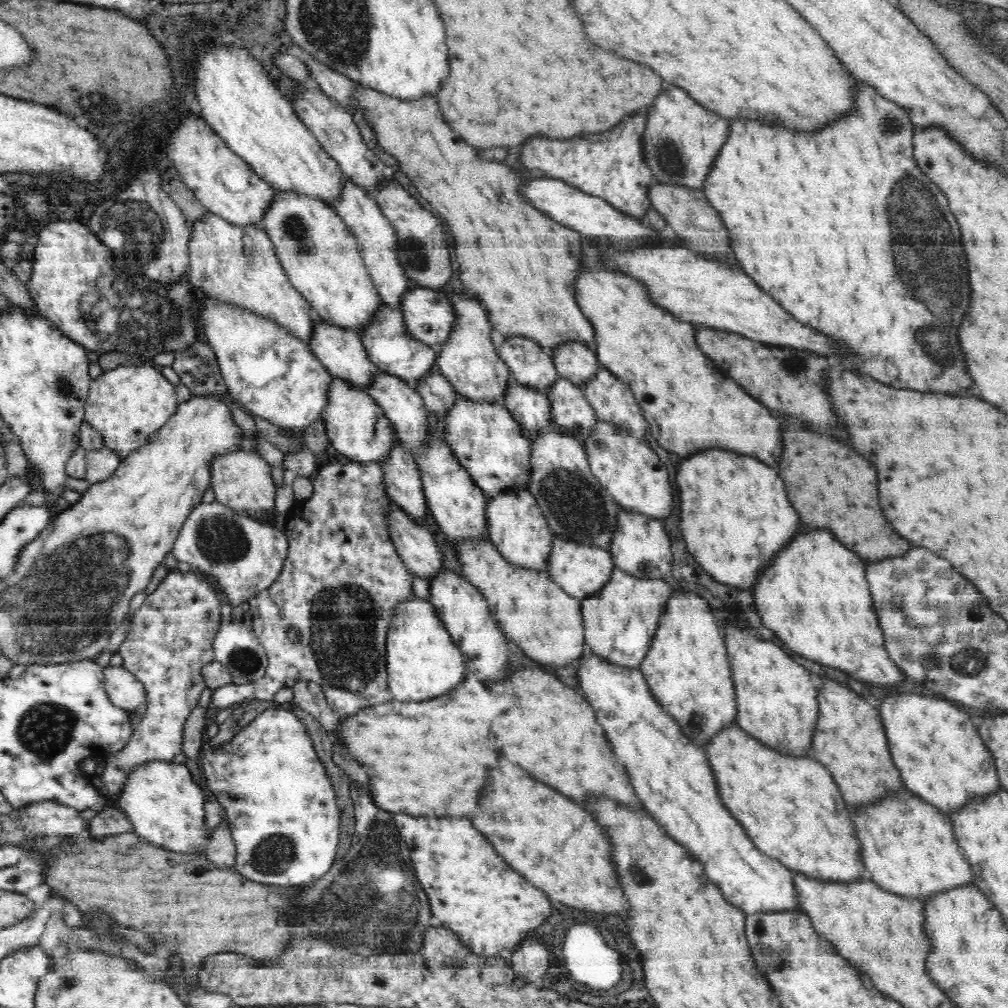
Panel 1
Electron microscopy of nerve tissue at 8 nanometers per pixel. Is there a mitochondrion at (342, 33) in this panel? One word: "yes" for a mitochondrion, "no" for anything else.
yes

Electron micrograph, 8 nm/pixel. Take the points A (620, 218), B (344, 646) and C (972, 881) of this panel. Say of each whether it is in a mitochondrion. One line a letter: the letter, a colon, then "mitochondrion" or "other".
A: other
B: mitochondrion
C: other

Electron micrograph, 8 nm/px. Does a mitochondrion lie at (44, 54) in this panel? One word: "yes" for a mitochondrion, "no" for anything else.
no

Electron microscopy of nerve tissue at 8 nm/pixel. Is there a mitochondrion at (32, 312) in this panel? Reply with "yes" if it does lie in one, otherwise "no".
no

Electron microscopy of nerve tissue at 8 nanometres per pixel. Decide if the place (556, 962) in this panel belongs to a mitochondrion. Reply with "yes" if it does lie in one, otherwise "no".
no

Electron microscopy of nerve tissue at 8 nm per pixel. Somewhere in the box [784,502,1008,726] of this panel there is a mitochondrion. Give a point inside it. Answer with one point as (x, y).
(969, 662)

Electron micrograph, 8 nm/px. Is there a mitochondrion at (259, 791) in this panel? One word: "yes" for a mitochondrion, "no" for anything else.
no

